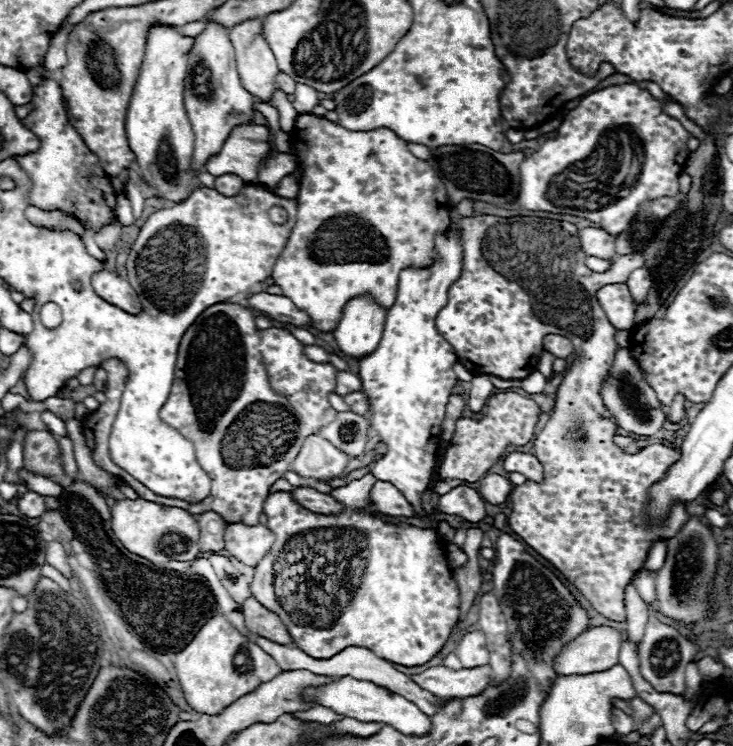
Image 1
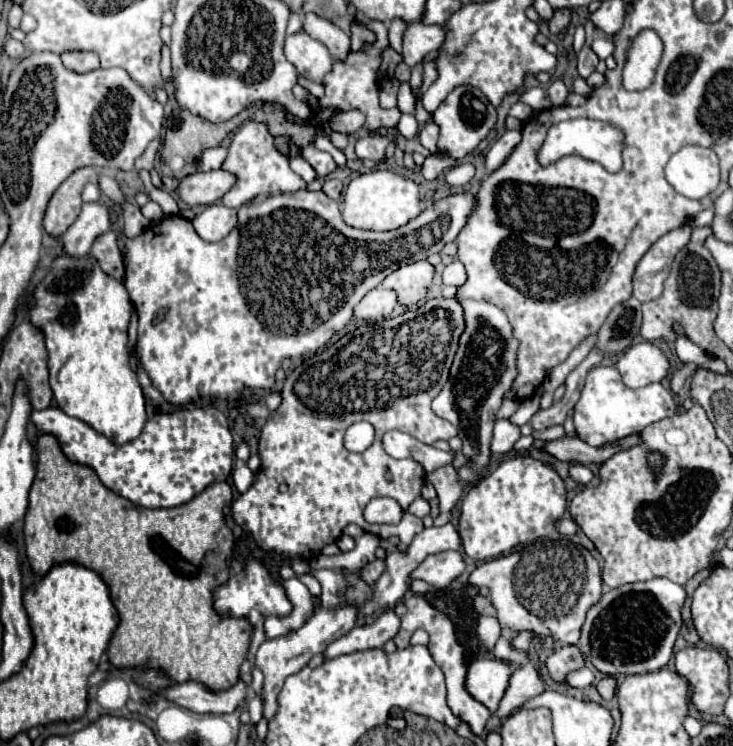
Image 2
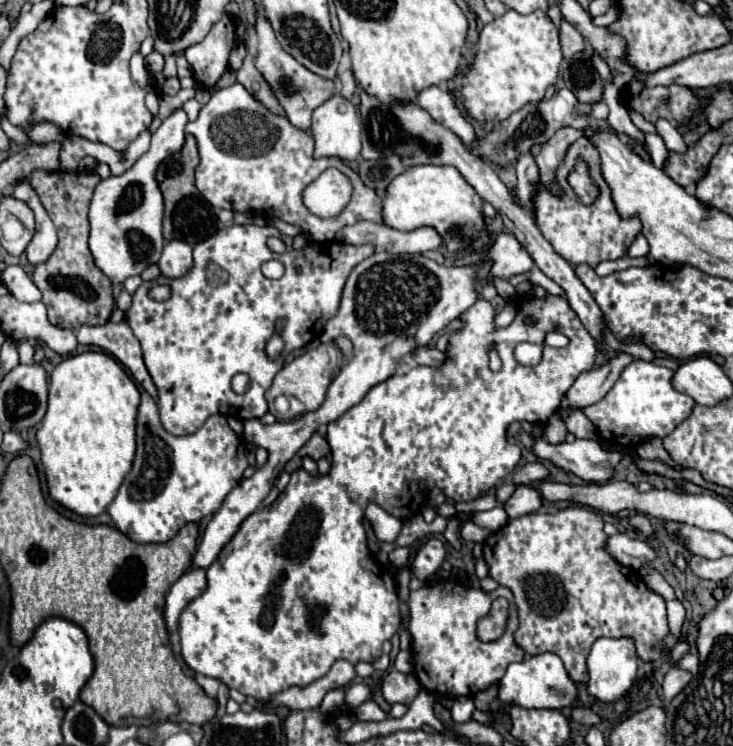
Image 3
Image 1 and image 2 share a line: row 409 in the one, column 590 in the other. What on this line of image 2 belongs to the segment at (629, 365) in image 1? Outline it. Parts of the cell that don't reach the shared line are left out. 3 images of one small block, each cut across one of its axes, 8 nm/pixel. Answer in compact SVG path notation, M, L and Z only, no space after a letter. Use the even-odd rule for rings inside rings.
M668 578L612 588L604 592L600 602L588 610L578 646L586 660L608 676L646 674L660 670L672 658L674 640L678 638L682 626L680 610L684 600L684 588Z

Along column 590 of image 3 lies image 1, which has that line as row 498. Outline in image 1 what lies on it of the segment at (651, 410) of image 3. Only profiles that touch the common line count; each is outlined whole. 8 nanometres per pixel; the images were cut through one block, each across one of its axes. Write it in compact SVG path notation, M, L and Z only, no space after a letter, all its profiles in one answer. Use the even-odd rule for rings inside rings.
M452 208L452 224L444 236L436 236L436 252L440 260L426 270L406 268L400 272L398 294L394 306L386 312L386 324L378 348L364 356L360 366L360 380L364 394L372 400L370 424L372 430L386 444L386 454L376 460L372 474L376 480L394 484L402 496L412 504L418 518L428 522L428 528L438 532L438 520L424 512L422 494L432 484L436 468L436 448L440 440L440 426L446 416L446 404L458 378L452 372L456 364L454 348L436 330L436 316L446 306L448 288L462 272L462 246L456 238L456 220L460 214Z

